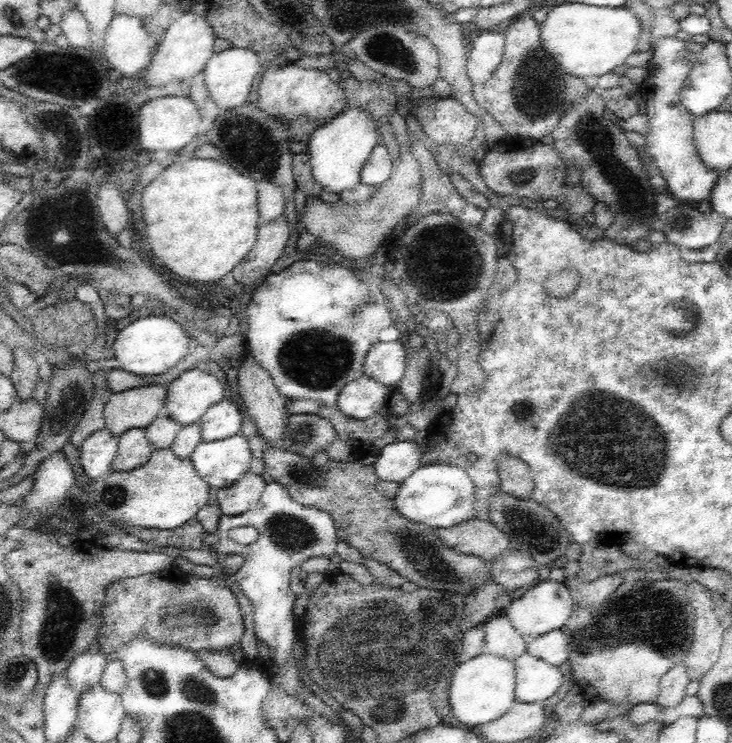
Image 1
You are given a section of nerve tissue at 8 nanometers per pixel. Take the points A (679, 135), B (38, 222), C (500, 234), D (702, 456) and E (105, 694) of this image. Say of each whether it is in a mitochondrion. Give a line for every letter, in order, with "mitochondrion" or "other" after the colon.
A: other
B: mitochondrion
C: other
D: other
E: other

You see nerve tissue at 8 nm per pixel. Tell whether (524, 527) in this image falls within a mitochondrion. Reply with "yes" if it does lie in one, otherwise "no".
yes

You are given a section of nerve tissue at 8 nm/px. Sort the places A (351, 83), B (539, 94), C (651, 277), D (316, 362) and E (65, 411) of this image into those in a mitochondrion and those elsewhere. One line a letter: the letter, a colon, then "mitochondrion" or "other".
A: other
B: mitochondrion
C: other
D: mitochondrion
E: other

